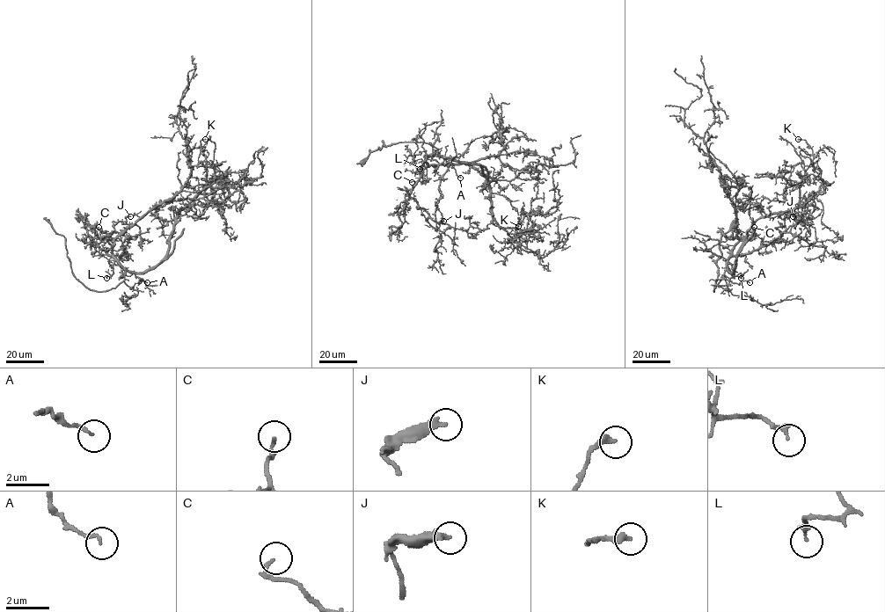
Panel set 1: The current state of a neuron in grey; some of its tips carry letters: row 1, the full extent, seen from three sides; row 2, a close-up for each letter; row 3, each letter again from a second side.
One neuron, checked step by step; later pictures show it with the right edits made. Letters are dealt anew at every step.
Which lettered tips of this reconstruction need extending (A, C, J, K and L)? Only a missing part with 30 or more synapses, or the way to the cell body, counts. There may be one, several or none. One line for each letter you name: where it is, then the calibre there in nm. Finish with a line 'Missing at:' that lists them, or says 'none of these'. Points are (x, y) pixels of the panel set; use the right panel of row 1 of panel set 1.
Missing at: none of these

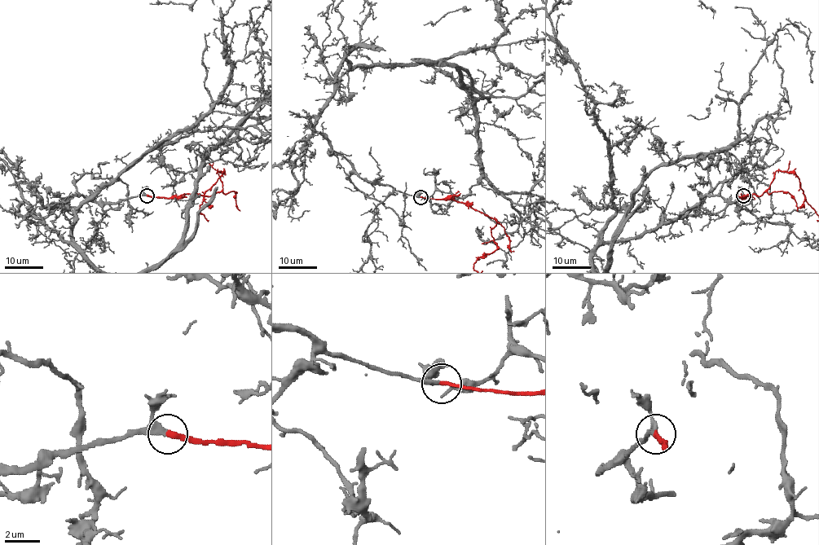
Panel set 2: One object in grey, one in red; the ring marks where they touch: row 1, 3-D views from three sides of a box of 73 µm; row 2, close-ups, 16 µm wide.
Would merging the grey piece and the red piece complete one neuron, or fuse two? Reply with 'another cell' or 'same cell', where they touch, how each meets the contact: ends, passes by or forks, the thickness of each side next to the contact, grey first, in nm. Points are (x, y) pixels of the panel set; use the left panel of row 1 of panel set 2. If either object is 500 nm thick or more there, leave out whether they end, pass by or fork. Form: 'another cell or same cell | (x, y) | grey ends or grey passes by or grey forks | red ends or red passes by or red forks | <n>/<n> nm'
same cell | (147, 195) | grey passes by | red ends | 280/240 nm

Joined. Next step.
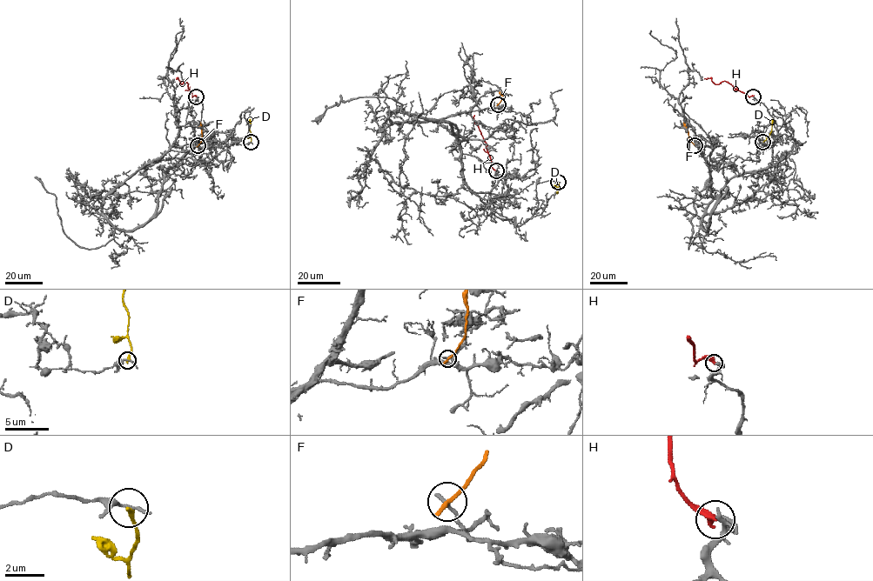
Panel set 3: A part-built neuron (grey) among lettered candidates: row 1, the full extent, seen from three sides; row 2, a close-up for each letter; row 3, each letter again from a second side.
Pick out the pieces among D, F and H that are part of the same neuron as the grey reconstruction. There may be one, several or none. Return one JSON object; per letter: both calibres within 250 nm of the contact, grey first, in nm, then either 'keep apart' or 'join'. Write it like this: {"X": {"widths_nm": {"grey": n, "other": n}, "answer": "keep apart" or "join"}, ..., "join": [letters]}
{"D": {"widths_nm": {"grey": 160, "other": 220}, "answer": "keep apart"}, "F": {"widths_nm": {"grey": 190, "other": 260}, "answer": "keep apart"}, "H": {"widths_nm": {"grey": 240, "other": 360}, "answer": "join"}, "join": ["H"]}

